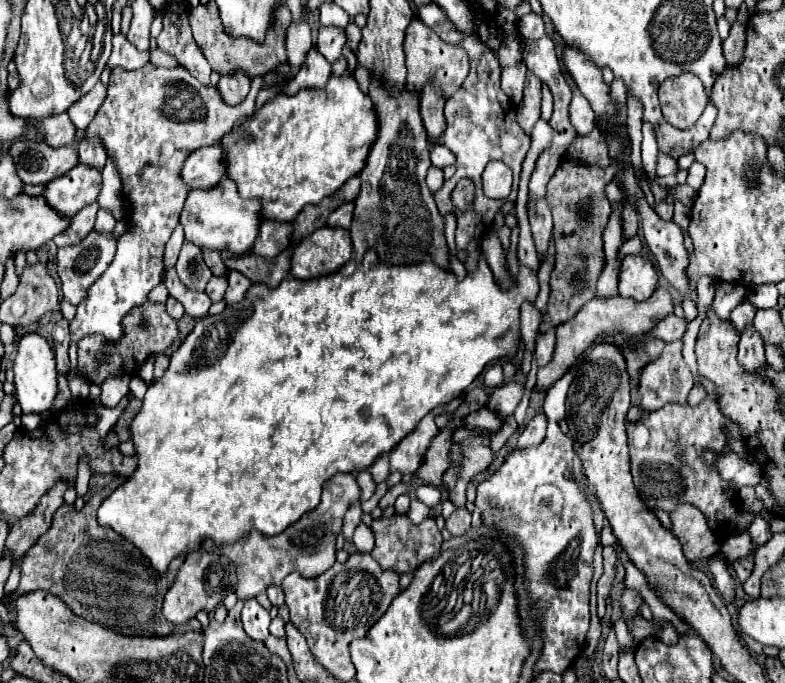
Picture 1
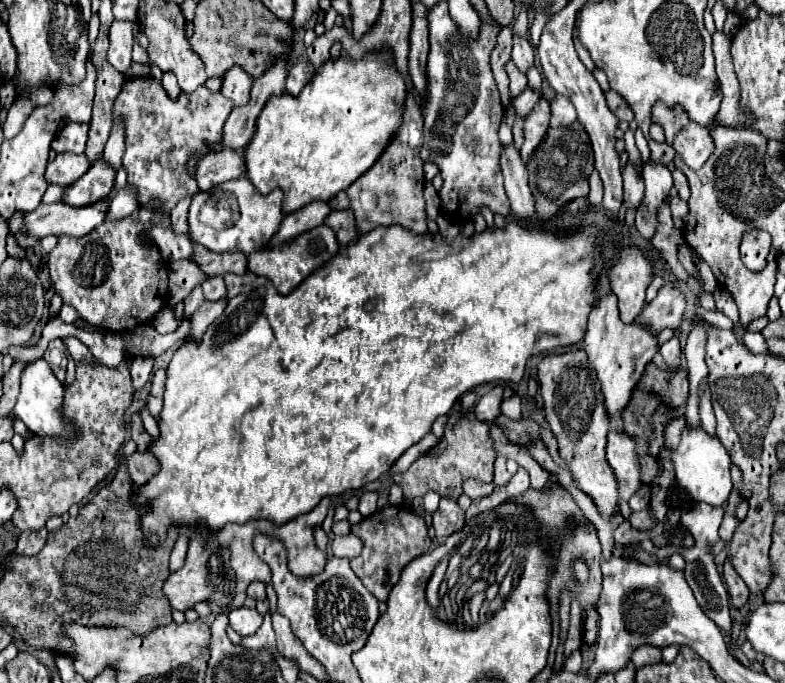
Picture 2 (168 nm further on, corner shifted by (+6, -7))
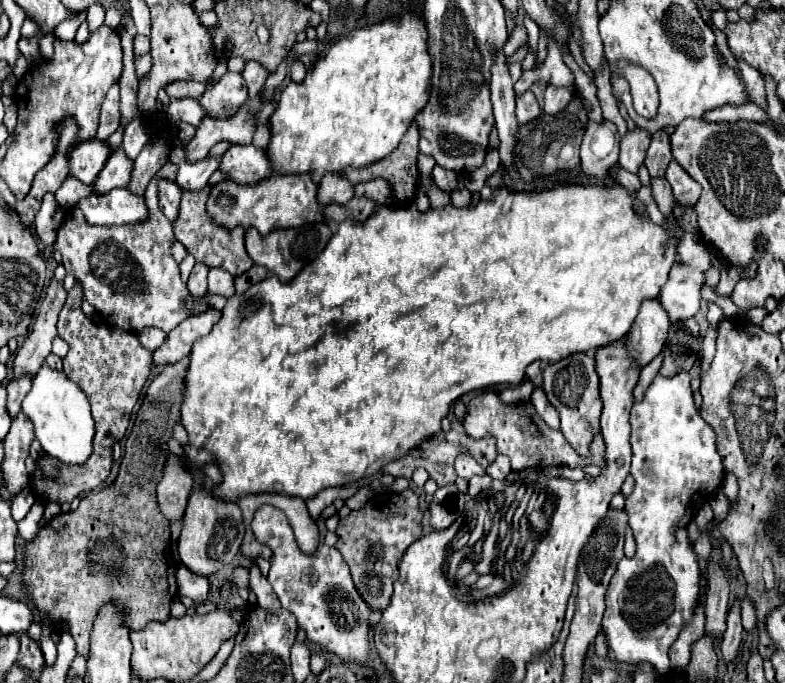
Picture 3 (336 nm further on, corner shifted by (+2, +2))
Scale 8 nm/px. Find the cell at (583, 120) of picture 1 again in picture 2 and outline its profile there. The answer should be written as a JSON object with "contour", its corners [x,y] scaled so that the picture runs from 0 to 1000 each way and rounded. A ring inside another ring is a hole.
{"contour":[[[708,142],[703,145],[703,174],[701,183],[713,186],[713,183],[729,183],[734,177],[734,163],[726,154],[726,148],[721,148],[721,142]]]}

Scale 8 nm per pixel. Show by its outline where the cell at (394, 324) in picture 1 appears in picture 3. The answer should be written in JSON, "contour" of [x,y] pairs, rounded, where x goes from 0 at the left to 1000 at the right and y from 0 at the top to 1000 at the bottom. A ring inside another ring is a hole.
{"contour":[[[716,266],[706,275],[696,275],[690,281],[652,281],[647,278],[645,272],[634,275],[629,281],[629,287],[624,293],[614,293],[606,299],[606,302],[599,302],[599,305],[581,305],[576,299],[568,299],[563,305],[545,305],[543,310],[535,310],[527,299],[515,299],[515,302],[504,302],[504,305],[484,305],[479,307],[469,322],[464,325],[451,325],[451,322],[438,322],[428,343],[420,348],[420,354],[415,357],[415,363],[390,389],[385,392],[385,398],[369,410],[367,416],[359,416],[352,404],[344,404],[329,416],[324,416],[316,428],[311,430],[298,430],[285,457],[283,457],[283,466],[278,469],[278,474],[273,477],[273,483],[260,492],[257,498],[250,498],[247,507],[245,507],[245,518],[242,518],[242,539],[239,539],[239,548],[237,548],[237,571],[234,571],[234,592],[232,592],[232,624],[237,627],[239,638],[242,638],[242,653],[237,653],[237,665],[239,671],[250,679],[250,682],[257,682],[257,679],[275,679],[283,691],[283,700],[285,706],[275,714],[270,714],[270,720],[283,729],[283,732],[301,732],[303,726],[311,726],[311,723],[318,723],[318,720],[364,720],[367,726],[382,726],[382,729],[397,729],[403,726],[405,720],[415,717],[415,714],[433,714],[433,712],[441,712],[441,709],[448,709],[448,706],[456,706],[461,703],[464,697],[474,697],[479,694],[489,679],[499,676],[499,673],[507,673],[512,668],[517,668],[525,656],[530,656],[532,650],[538,650],[540,644],[545,644],[548,638],[558,635],[563,627],[563,612],[571,606],[573,600],[573,592],[578,586],[583,586],[589,577],[596,577],[601,571],[611,571],[611,568],[622,568],[622,565],[629,565],[629,562],[650,562],[650,565],[660,565],[665,556],[668,556],[668,542],[673,533],[688,527],[688,530],[711,530],[716,527],[718,521],[726,521],[726,518],[734,518],[734,515],[759,515],[762,510],[769,510],[775,504],[782,504],[787,498],[792,498],[800,486],[803,486],[803,477],[808,471],[808,463],[813,460],[813,451],[818,445],[818,439],[823,436],[838,436],[843,419],[848,416],[851,410],[851,398],[854,392],[859,389],[861,384],[861,372],[864,372],[864,357],[866,357],[866,343],[864,337],[856,337],[851,331],[841,331],[841,328],[833,328],[825,316],[823,307],[810,307],[808,302],[808,290],[805,284],[795,275],[795,272],[754,272],[754,269],[734,269],[734,266]]]}

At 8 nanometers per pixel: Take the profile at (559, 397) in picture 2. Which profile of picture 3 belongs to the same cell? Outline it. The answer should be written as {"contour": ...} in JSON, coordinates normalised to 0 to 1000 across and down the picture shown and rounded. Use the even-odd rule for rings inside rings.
{"contour":[[[729,518],[713,530],[698,533],[690,545],[693,551],[693,574],[701,586],[701,592],[713,606],[716,635],[724,644],[724,650],[746,671],[752,644],[759,633],[764,633],[764,606],[767,606],[767,589],[764,589],[764,556],[757,539],[757,521],[752,518]]]}

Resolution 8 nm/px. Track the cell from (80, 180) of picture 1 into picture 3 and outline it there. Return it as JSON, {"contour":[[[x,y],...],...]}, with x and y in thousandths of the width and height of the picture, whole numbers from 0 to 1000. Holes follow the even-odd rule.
{"contour":[[[155,217],[145,220],[145,228],[135,237],[135,246],[127,252],[125,266],[120,266],[120,275],[127,284],[138,284],[145,275],[161,275],[166,269],[166,252],[171,237],[161,228]]]}

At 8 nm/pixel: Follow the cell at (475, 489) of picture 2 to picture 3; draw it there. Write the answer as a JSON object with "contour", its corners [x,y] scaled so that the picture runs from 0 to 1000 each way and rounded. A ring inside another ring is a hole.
{"contour":[[[586,665],[583,671],[581,671],[581,676],[578,676],[578,685],[581,685],[581,694],[586,697],[586,700],[591,700],[591,703],[599,703],[601,697],[617,697],[619,694],[619,688],[599,668],[599,665]]]}

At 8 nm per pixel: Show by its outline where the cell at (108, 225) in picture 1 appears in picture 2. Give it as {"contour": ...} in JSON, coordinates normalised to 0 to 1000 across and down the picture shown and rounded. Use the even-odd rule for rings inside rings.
{"contour":[[[161,271],[143,291],[140,309],[135,312],[135,321],[132,324],[145,324],[145,321],[153,321],[153,318],[161,318],[161,315],[171,312],[171,306],[176,306],[176,297],[173,297],[173,288],[163,280],[163,271]]]}

